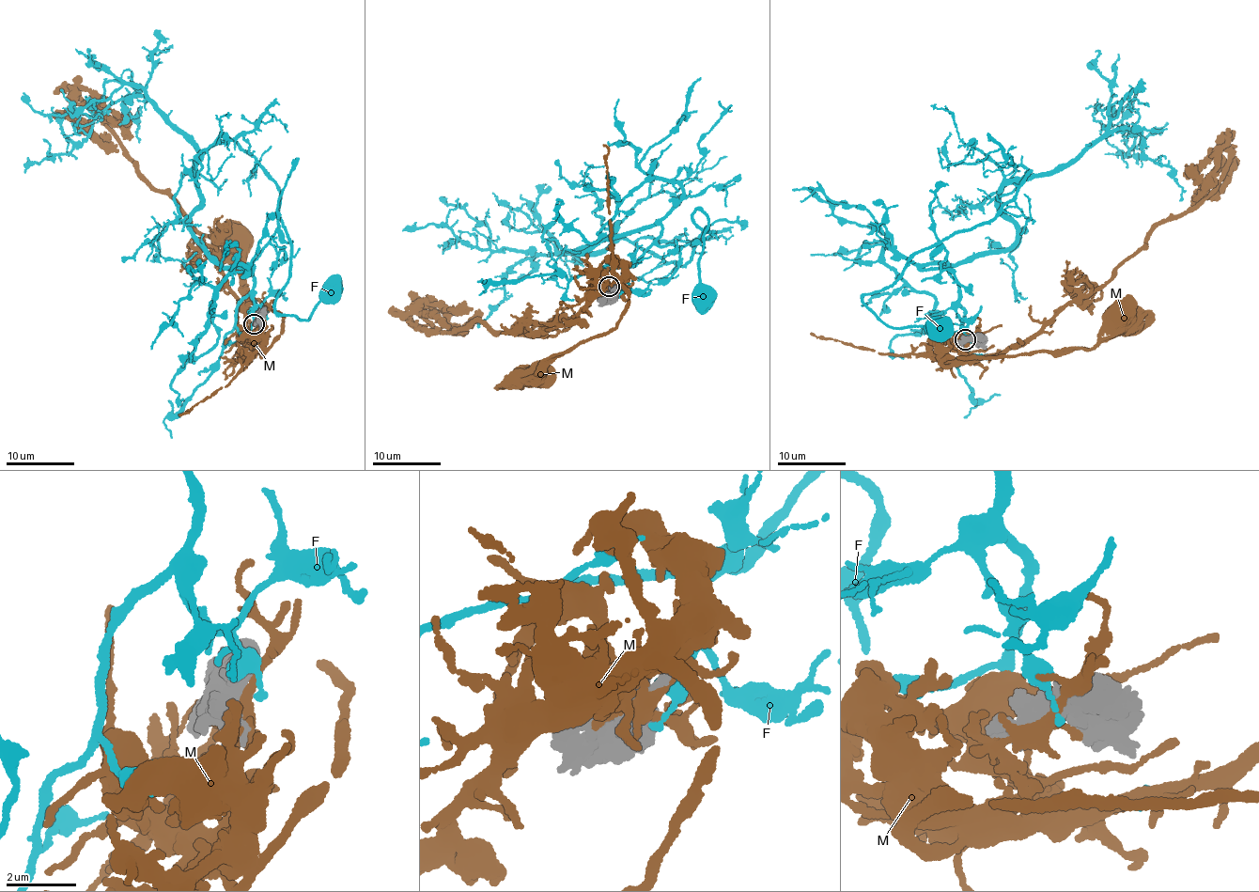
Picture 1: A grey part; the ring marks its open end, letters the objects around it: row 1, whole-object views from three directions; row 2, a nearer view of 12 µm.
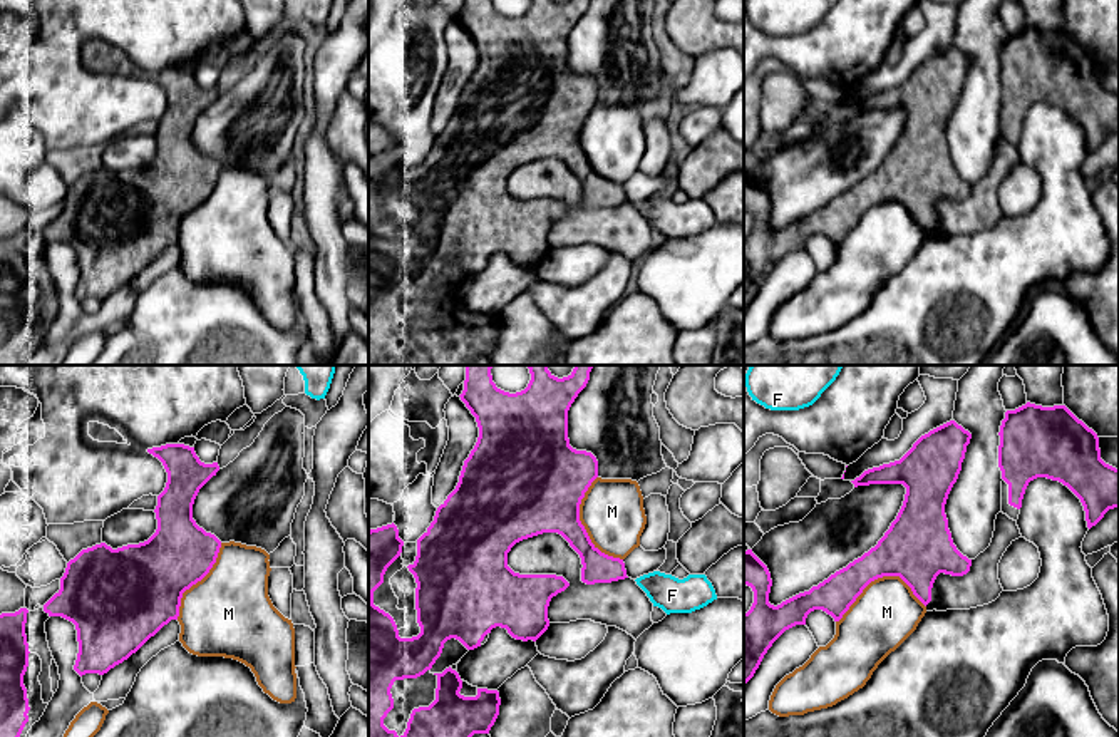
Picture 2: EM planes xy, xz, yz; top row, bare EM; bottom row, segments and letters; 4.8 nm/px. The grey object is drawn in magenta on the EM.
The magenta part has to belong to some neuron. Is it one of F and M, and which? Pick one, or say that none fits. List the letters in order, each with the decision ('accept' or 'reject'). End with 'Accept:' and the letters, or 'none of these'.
F: reject
M: reject
Accept: none of these

